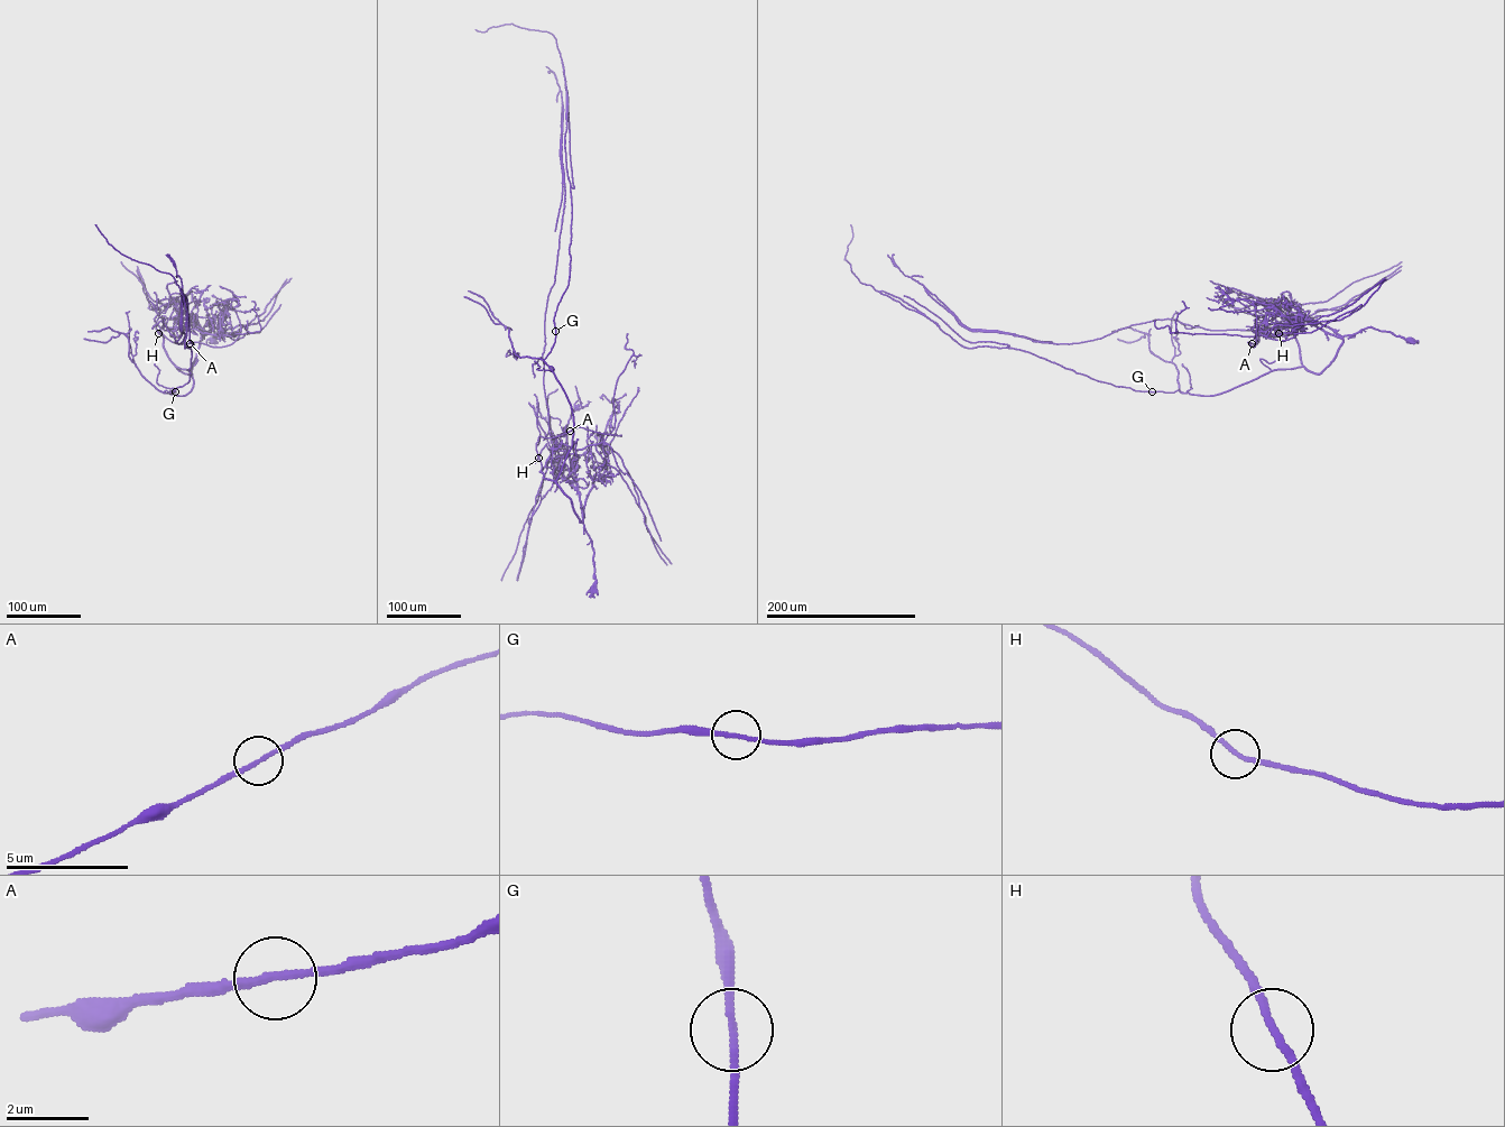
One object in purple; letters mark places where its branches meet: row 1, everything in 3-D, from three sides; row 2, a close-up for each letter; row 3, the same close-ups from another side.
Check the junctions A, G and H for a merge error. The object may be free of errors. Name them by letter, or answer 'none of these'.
none of these

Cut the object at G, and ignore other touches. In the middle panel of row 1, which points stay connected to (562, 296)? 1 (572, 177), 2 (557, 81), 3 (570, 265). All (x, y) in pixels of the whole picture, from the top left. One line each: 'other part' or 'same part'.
1: same part
2: other part
3: same part

